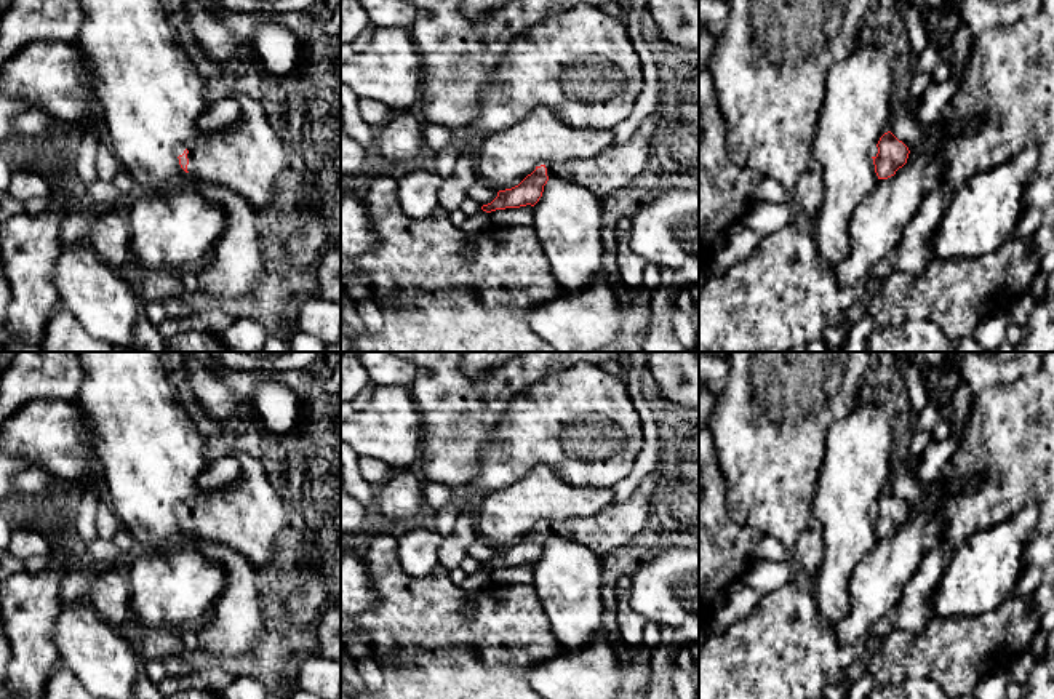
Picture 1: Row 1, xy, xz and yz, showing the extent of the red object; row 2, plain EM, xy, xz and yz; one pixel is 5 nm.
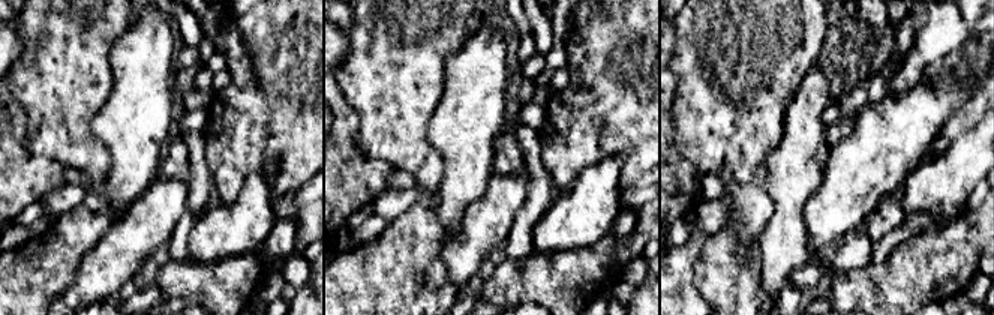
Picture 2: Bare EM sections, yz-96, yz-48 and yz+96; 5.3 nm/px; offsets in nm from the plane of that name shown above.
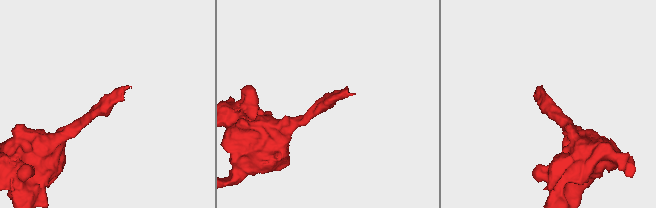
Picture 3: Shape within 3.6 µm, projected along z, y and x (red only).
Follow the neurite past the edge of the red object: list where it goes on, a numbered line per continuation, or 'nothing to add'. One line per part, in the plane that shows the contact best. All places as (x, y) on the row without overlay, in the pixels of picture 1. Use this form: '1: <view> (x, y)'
1: xy (250, 514)

